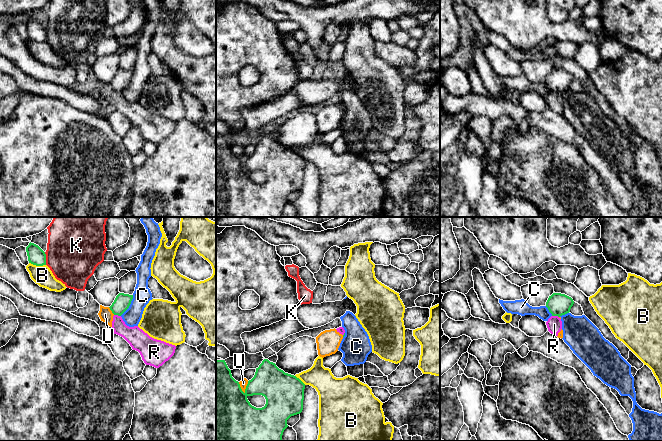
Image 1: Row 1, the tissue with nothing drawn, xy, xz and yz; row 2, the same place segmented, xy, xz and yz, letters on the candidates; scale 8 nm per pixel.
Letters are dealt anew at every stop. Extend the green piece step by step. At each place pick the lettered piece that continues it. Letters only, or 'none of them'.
none of them

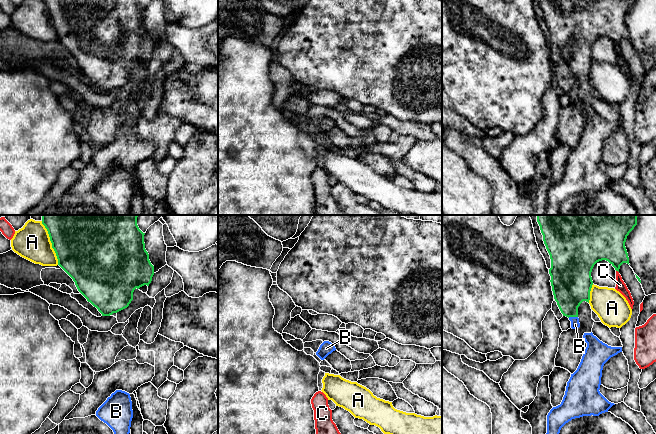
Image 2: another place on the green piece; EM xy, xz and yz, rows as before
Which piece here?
B

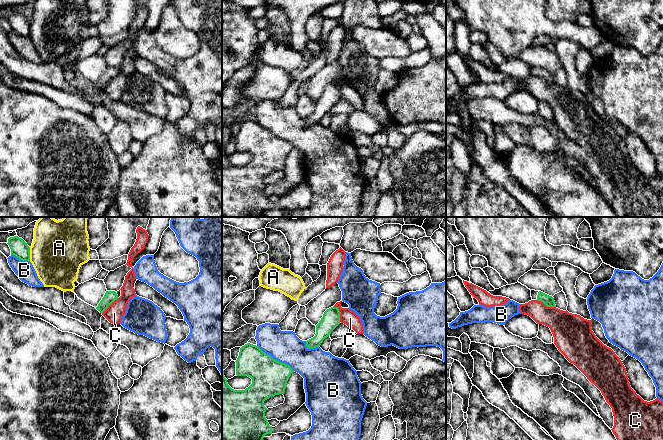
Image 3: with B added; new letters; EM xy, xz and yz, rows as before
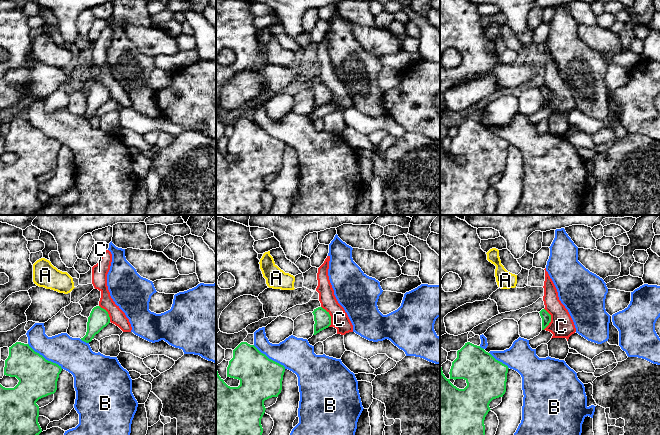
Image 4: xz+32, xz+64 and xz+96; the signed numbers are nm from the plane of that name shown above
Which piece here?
none of them

